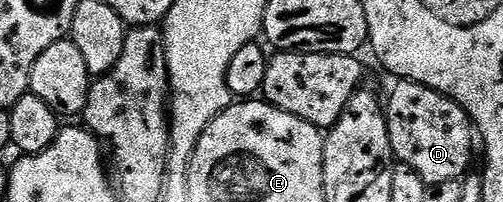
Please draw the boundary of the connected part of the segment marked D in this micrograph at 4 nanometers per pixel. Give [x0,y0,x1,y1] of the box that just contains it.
[384,80,475,186]

